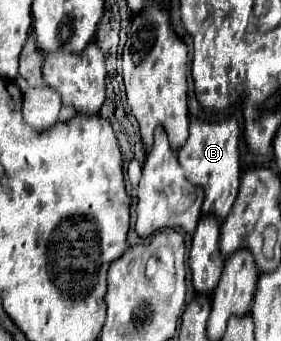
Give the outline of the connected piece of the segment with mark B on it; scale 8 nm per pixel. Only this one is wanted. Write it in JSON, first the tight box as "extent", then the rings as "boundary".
{"extent":[177,116,239,222],"boundary":[[[233,116],[219,122],[203,122],[199,118],[191,118],[189,122],[189,140],[177,152],[179,164],[185,170],[185,176],[191,184],[201,186],[205,192],[203,198],[203,214],[215,216],[219,222],[225,222],[225,214],[229,214],[237,192],[239,192],[239,126]]]}

